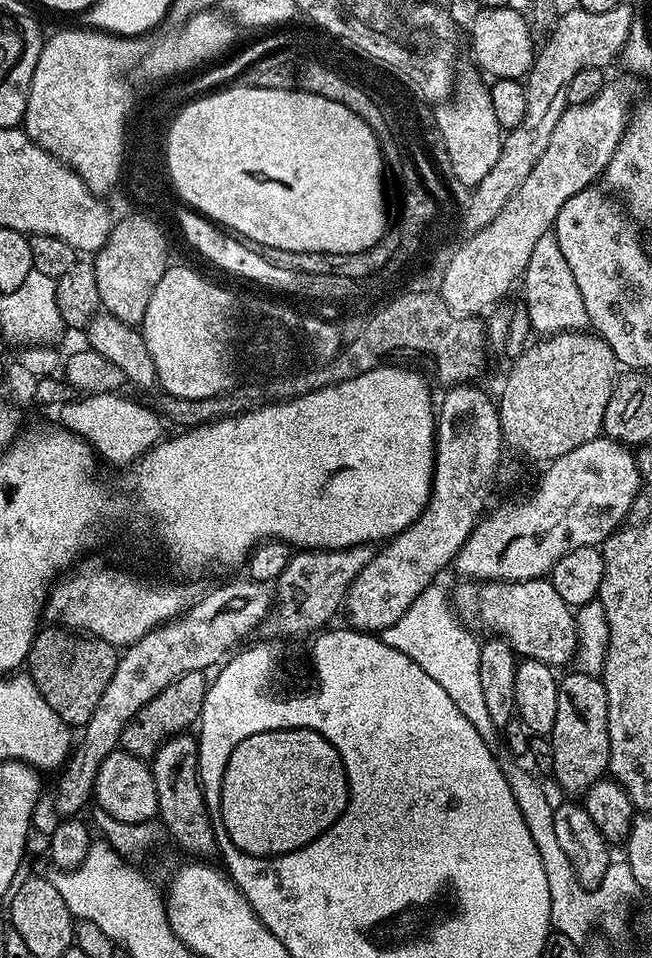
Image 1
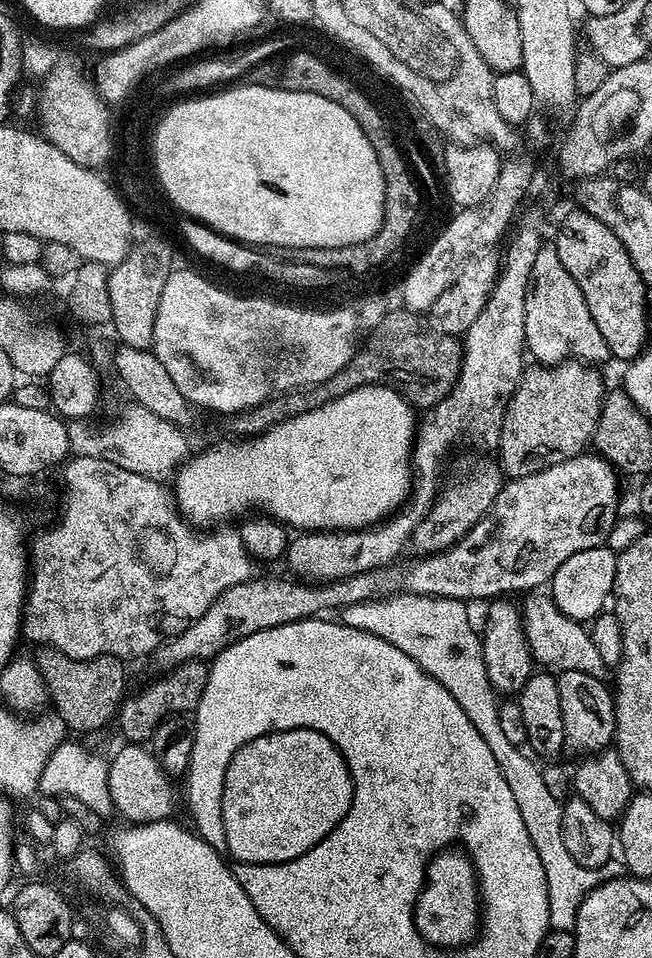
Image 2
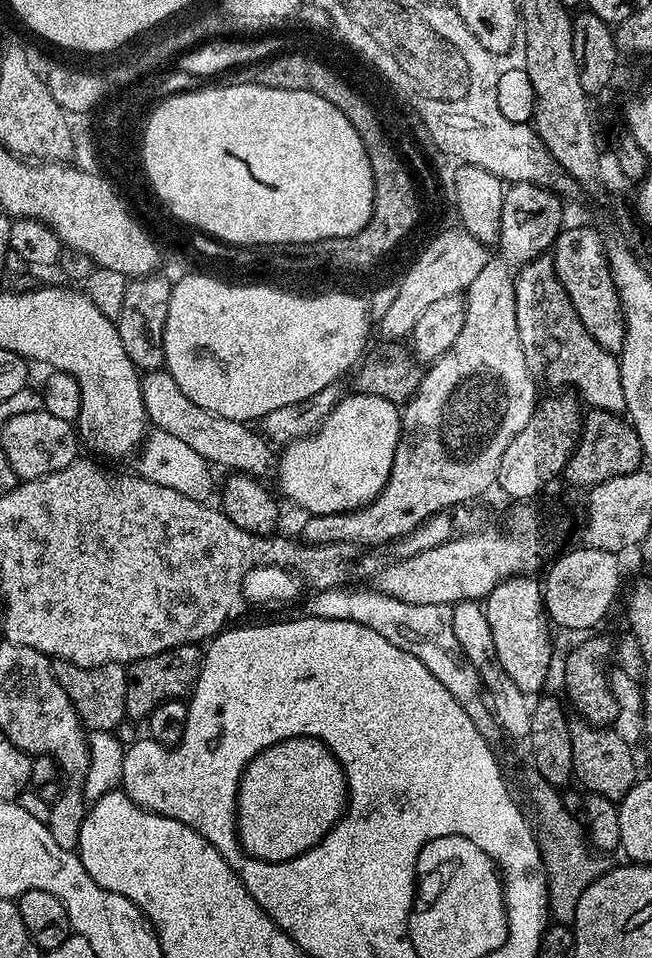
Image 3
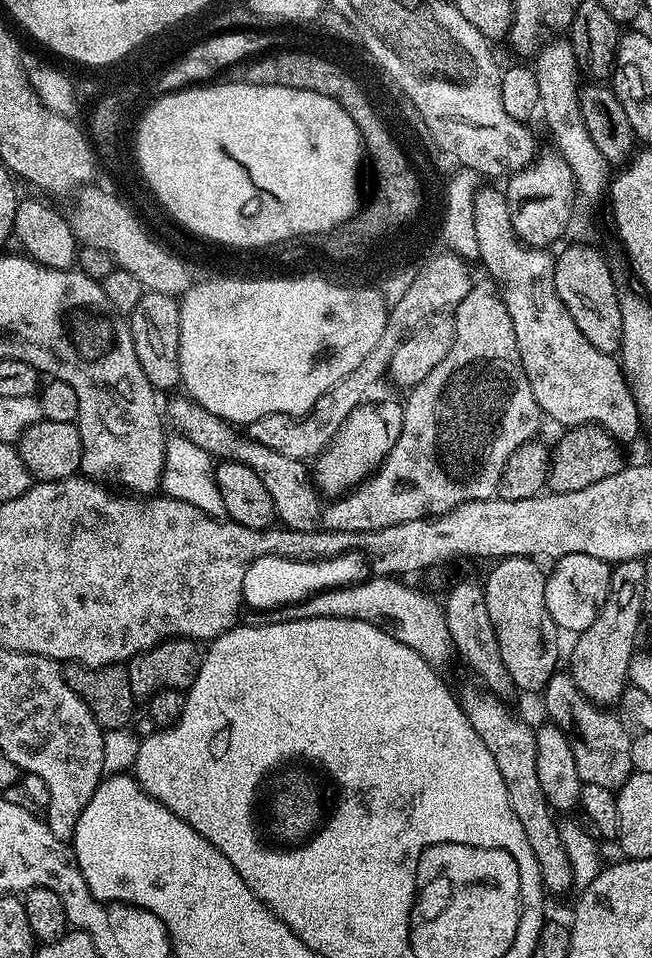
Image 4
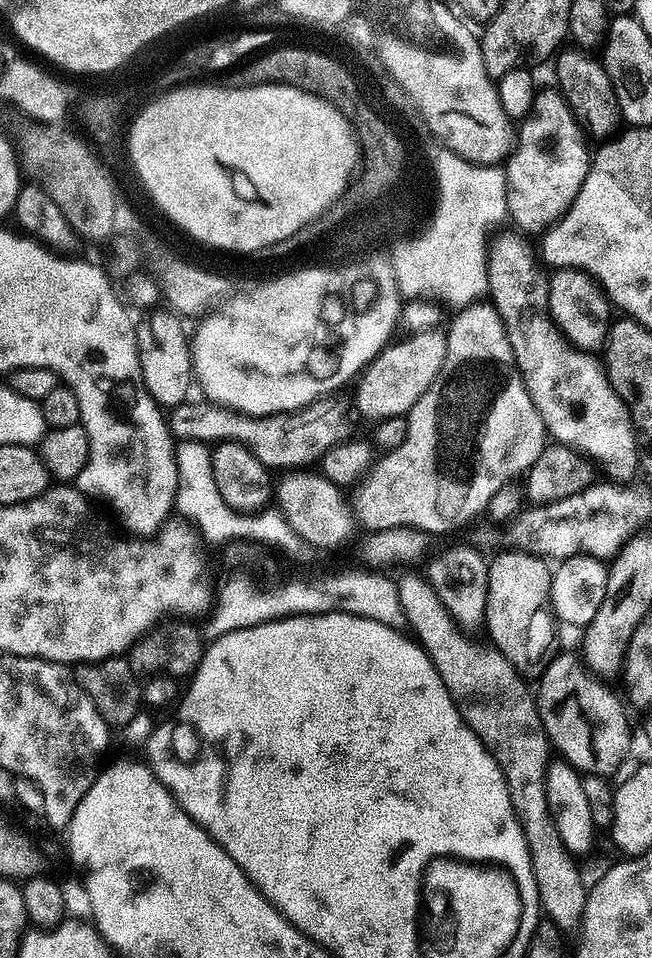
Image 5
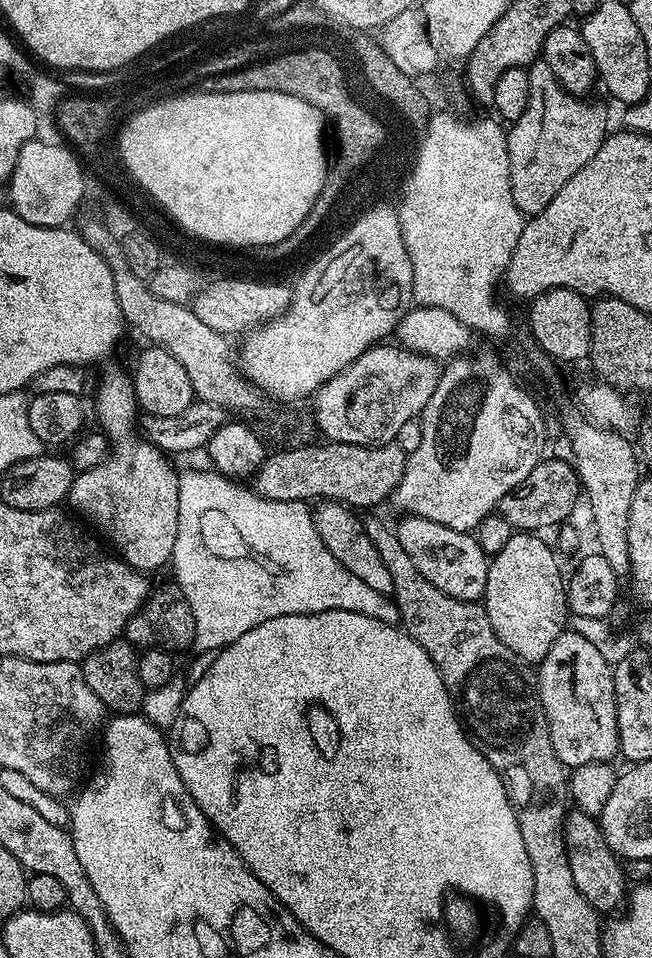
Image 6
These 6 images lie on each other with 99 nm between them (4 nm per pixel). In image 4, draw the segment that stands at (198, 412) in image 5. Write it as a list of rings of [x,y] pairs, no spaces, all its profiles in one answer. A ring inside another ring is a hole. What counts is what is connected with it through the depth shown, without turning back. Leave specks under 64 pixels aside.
[[[450,254],[447,260],[437,261],[429,268],[425,277],[420,277],[416,284],[412,285],[412,290],[406,292],[404,303],[399,303],[390,308],[388,321],[382,330],[382,338],[378,338],[378,346],[366,354],[366,358],[346,378],[339,380],[314,406],[305,412],[303,416],[297,418],[287,416],[285,412],[278,414],[266,414],[258,418],[255,422],[247,425],[247,439],[258,442],[262,446],[270,446],[270,450],[278,450],[278,454],[286,454],[286,458],[294,458],[305,462],[312,462],[319,457],[320,453],[328,447],[339,435],[341,428],[350,418],[352,411],[359,408],[361,404],[369,399],[368,391],[379,382],[385,379],[390,358],[394,358],[394,350],[398,350],[400,341],[409,332],[420,327],[426,320],[433,316],[455,310],[466,298],[466,294],[474,283],[473,277],[468,277],[469,266],[463,259],[455,254]]]

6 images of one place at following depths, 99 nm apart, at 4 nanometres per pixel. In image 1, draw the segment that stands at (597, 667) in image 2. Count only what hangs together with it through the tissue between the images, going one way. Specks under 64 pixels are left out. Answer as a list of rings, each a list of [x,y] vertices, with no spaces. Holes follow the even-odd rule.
[[[549,579],[461,581],[452,590],[456,614],[468,624],[480,624],[500,635],[519,657],[534,659],[553,668],[571,663],[576,655],[577,628],[573,609],[553,588]]]

